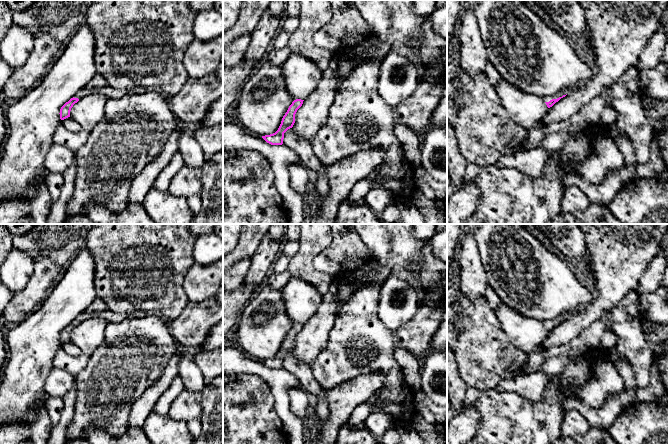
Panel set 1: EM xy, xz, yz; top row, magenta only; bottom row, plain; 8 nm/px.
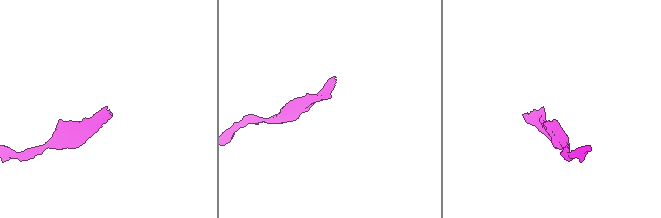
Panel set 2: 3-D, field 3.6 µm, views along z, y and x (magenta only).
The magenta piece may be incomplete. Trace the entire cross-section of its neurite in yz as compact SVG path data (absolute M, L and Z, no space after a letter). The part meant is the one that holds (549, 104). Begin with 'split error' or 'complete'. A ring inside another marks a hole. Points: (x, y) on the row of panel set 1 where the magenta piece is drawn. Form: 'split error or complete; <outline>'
split error; M564 89L562 91L557 92L555 95L545 96L543 100L545 101L547 107L550 108L561 98L565 97L569 92L570 92L570 89Z

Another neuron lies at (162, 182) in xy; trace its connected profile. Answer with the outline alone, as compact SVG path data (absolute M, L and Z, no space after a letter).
M177 152L173 155L167 167L158 175L153 188L159 191L168 191L170 181L177 171L185 165L183 157Z

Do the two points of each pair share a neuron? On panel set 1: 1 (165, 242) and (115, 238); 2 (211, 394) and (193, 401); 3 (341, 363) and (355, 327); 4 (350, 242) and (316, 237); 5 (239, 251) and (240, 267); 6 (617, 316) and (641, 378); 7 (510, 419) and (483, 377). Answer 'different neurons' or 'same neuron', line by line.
1: same neuron
2: different neurons
3: same neuron
4: different neurons
5: different neurons
6: same neuron
7: different neurons

